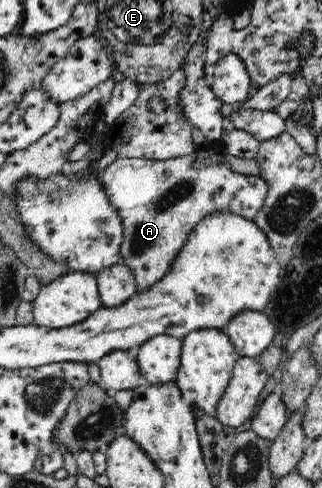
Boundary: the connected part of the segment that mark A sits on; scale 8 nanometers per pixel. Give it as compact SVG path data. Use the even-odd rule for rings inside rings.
M213 143L171 160L121 159L108 165L100 178L106 197L116 207L122 221L121 255L123 264L134 273L138 293L152 288L170 272L174 260L189 239L190 231L202 219L214 213L228 212L252 221L262 208L269 191L268 183L260 175L232 171L217 144Z

